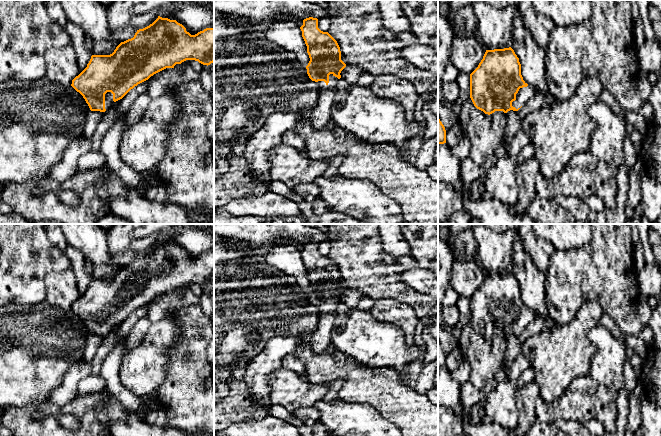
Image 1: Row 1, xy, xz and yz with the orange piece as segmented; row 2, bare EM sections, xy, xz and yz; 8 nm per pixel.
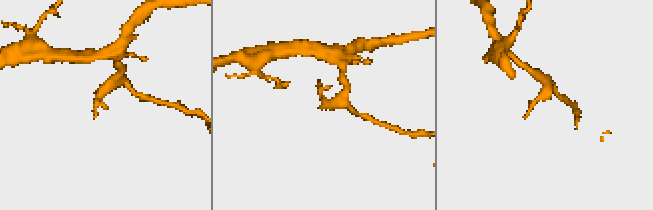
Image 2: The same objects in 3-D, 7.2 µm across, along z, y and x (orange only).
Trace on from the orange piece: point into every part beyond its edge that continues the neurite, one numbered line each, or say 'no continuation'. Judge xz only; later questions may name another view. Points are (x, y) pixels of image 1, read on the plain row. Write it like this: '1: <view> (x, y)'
1: xz (321, 309)

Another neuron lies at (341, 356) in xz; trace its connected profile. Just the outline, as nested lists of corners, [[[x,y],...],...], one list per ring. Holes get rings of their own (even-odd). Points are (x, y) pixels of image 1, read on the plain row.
[[[332,344],[328,346],[329,349],[333,350],[334,356],[339,360],[339,361],[346,361],[346,360],[355,360],[352,357],[348,356],[347,354],[337,350]]]

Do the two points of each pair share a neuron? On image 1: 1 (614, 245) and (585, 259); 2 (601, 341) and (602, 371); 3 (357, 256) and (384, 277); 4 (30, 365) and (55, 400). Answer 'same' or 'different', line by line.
1: same
2: same
3: same
4: different

